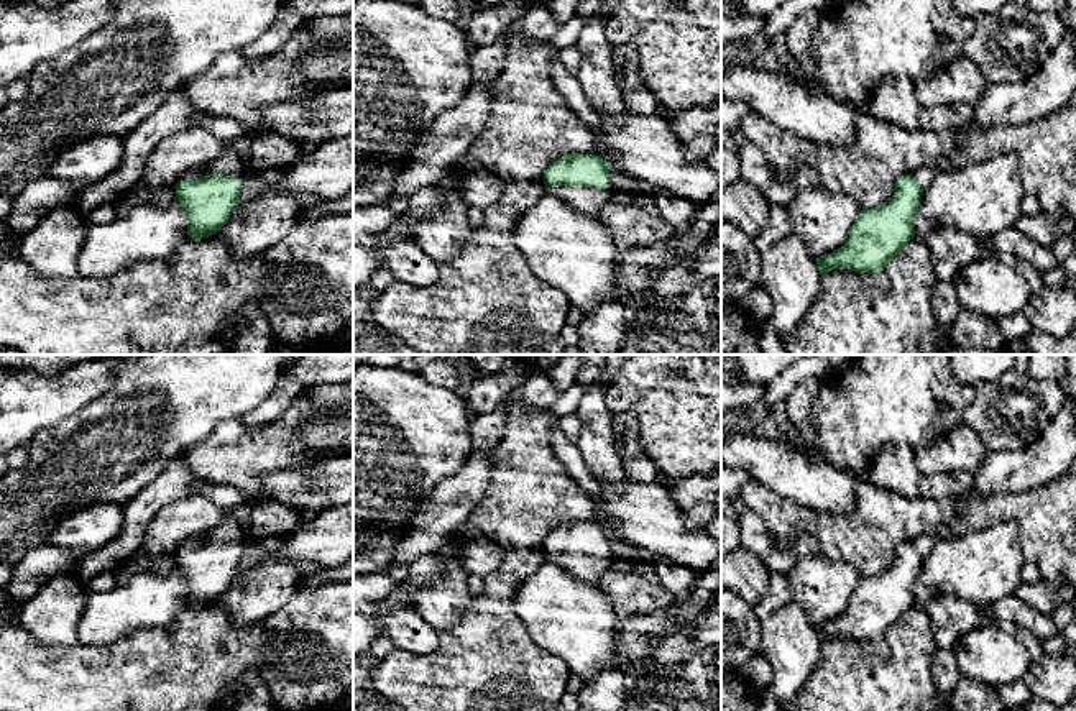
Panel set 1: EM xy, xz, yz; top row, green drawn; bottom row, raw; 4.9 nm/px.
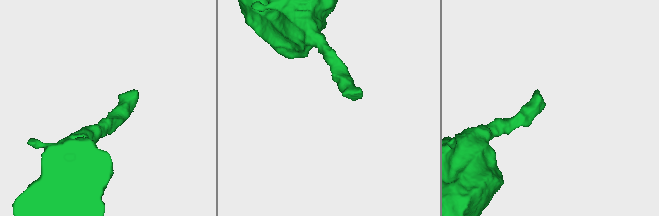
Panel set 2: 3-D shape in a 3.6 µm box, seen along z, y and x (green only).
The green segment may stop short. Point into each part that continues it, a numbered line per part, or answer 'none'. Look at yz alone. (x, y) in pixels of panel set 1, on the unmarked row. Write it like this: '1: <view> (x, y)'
1: yz (925, 544)

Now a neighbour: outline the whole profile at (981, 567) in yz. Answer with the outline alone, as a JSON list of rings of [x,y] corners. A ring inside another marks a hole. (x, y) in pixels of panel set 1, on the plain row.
[[[1014,521],[940,539],[923,558],[913,608],[925,609],[935,596],[958,596],[973,604],[992,604],[1015,593],[1025,562],[1019,524]]]

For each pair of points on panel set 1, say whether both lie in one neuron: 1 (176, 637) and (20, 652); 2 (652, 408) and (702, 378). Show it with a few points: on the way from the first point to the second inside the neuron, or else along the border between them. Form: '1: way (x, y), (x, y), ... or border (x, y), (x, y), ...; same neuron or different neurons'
1: way (137, 665), (59, 665); same neuron
2: way (664, 396), (679, 381), (690, 381); same neuron

